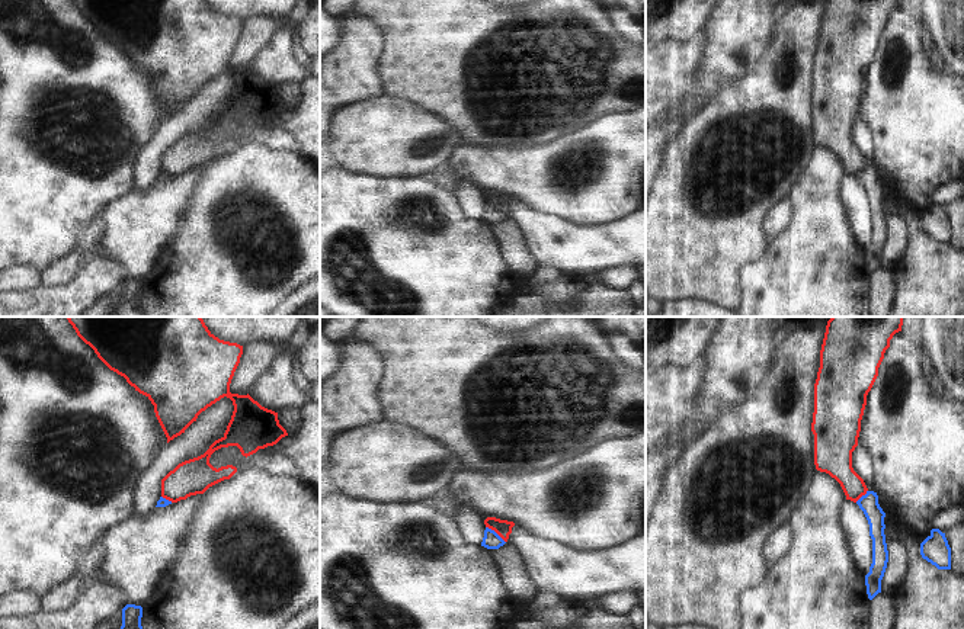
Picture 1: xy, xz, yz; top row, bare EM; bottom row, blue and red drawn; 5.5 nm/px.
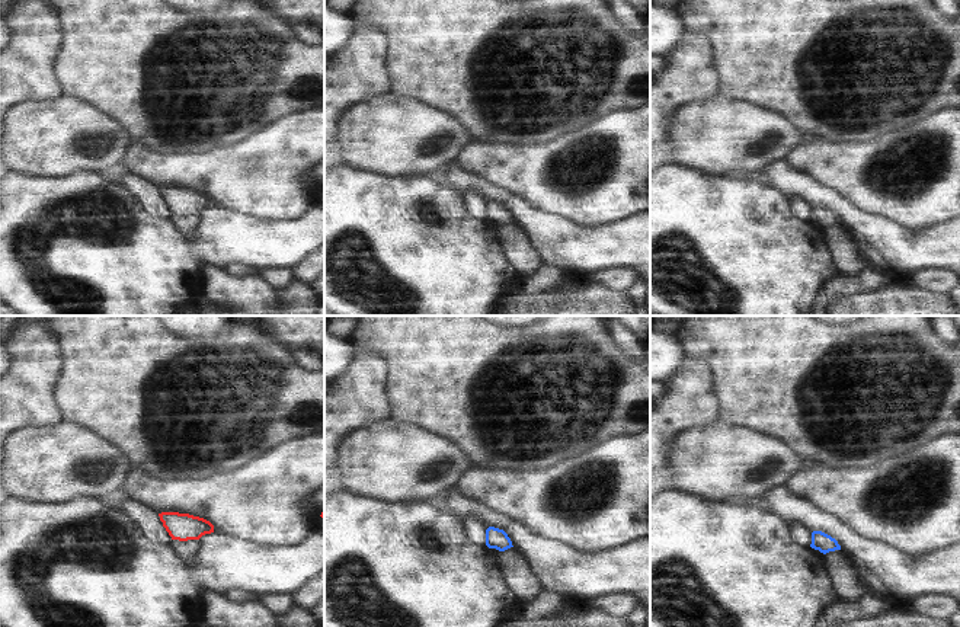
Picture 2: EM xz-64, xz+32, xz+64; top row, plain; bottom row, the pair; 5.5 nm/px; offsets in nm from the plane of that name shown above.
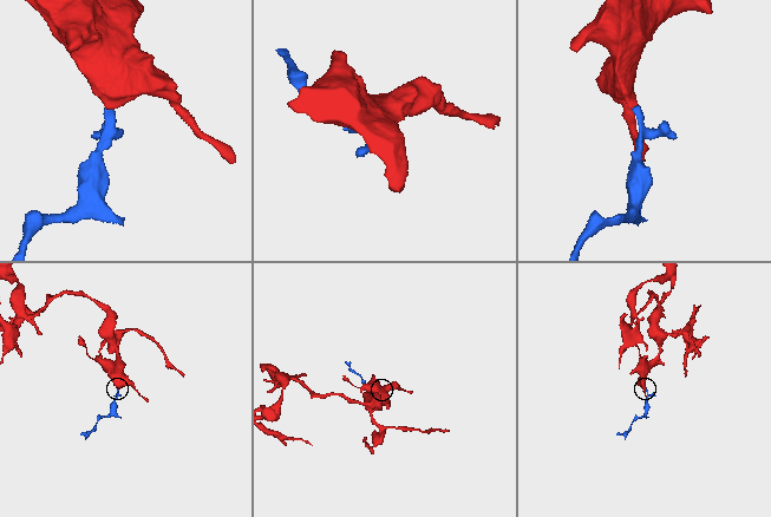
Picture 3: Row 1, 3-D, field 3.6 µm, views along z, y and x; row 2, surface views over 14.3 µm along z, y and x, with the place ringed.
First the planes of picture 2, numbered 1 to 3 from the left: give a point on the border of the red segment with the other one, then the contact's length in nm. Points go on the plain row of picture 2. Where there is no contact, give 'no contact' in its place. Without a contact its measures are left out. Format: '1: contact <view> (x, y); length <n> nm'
1: no contact
2: no contact
3: no contact

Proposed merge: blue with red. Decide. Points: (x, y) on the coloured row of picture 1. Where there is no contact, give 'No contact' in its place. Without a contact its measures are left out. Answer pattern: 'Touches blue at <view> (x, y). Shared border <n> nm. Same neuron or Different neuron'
Touches blue at xz (496, 533). Shared border 140 nm. Different neuron.

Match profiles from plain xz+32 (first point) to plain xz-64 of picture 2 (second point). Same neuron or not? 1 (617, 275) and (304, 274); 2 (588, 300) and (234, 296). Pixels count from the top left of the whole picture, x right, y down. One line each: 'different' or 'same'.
1: same
2: different

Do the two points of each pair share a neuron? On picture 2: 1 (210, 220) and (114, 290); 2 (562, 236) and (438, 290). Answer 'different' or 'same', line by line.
1: same
2: same

